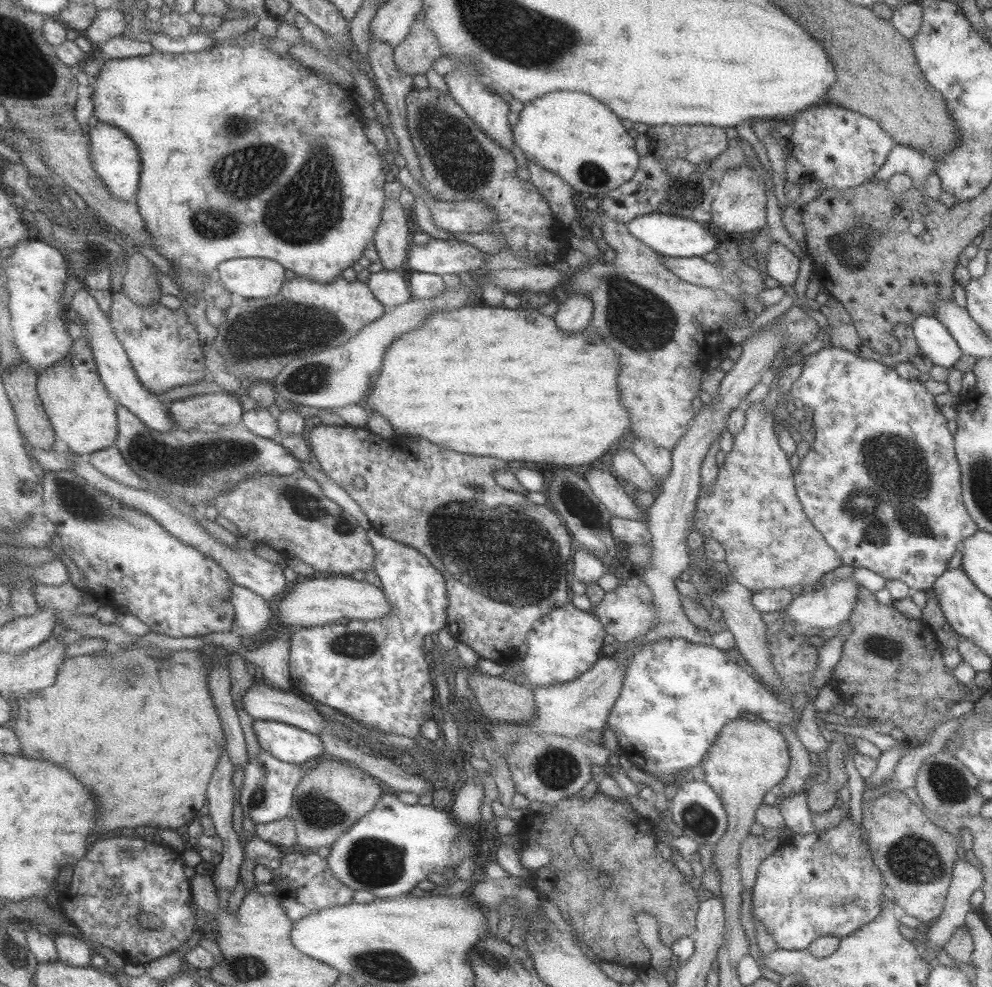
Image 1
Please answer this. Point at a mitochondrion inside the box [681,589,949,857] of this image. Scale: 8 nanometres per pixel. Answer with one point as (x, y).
(882, 646)

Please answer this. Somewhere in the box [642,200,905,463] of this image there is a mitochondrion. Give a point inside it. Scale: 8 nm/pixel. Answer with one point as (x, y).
(853, 246)

